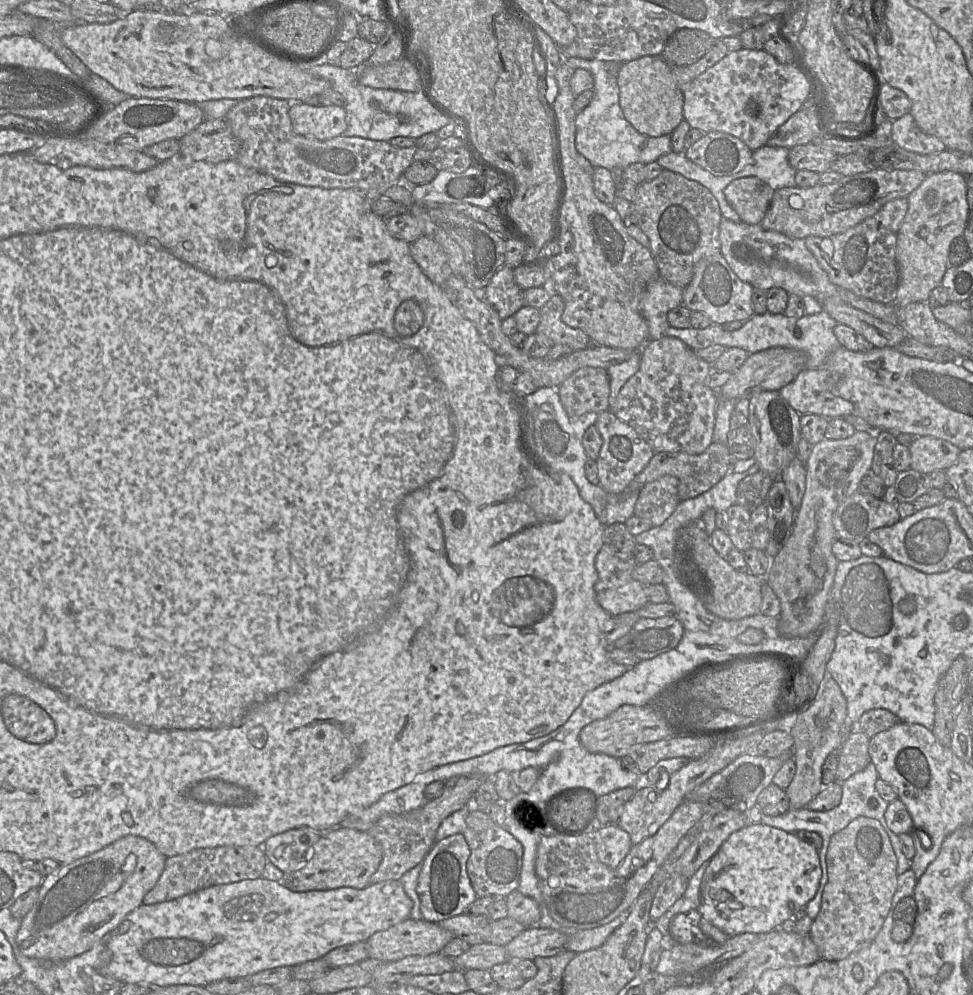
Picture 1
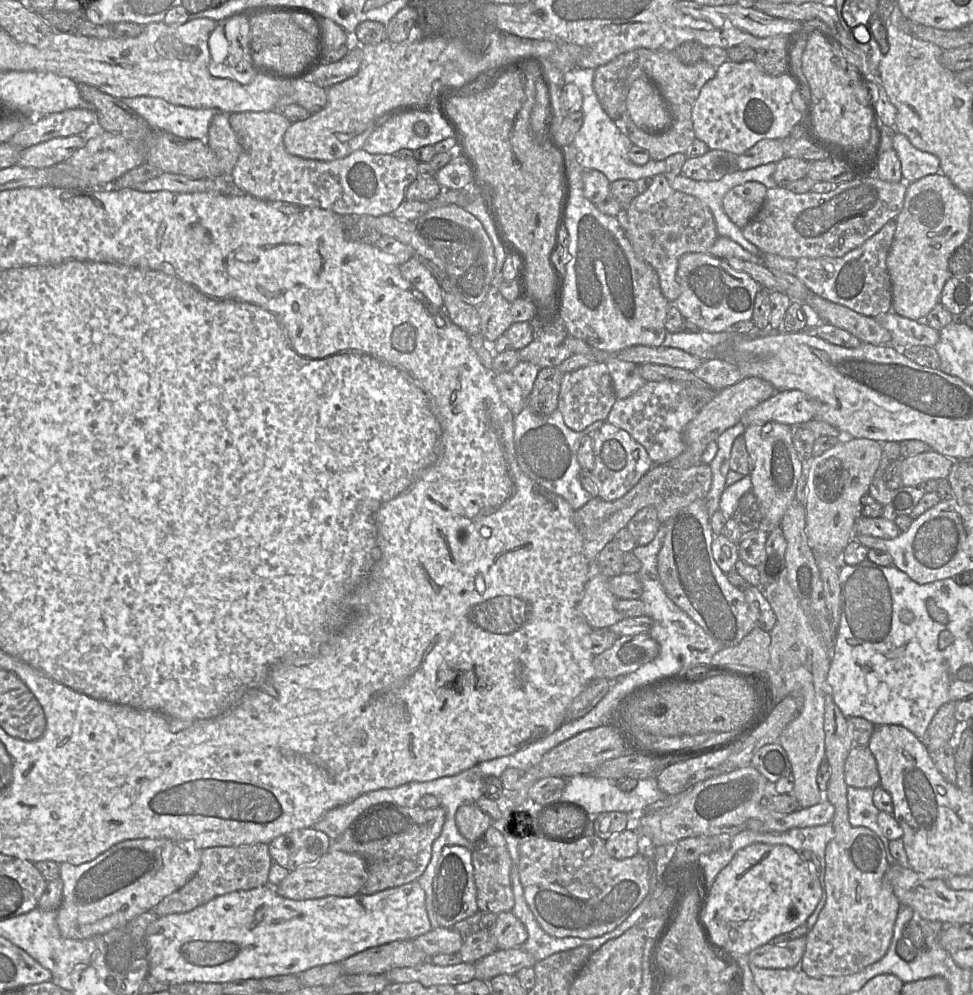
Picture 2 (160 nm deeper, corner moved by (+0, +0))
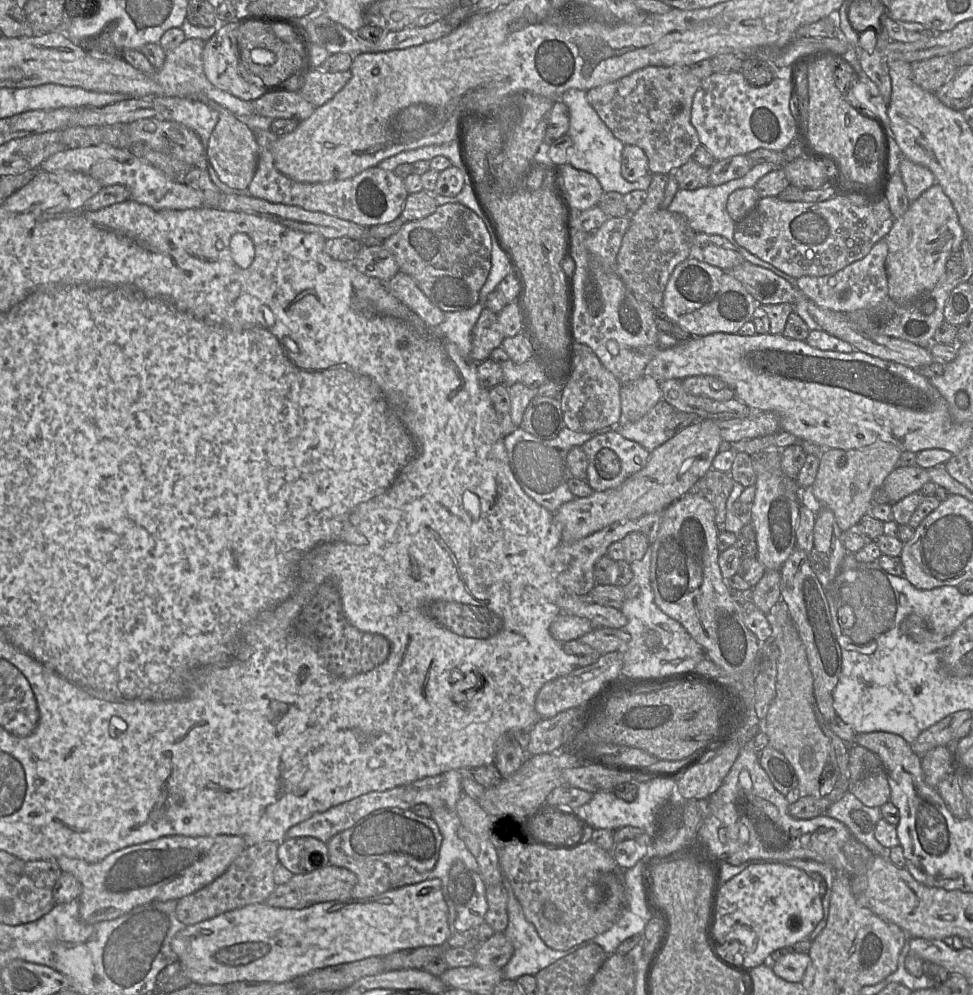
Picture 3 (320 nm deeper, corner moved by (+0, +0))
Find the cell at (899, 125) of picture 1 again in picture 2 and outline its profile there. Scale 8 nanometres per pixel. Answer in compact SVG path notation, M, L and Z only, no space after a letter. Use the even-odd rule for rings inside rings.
M899 132L893 137L893 149L900 160L902 180L908 184L940 172L940 160L936 155L917 149Z

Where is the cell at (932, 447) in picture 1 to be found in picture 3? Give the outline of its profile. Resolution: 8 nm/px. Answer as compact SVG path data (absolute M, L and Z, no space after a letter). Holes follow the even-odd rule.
M897 466L884 480L882 487L890 503L894 504L906 496L917 492L930 481L928 470L915 466Z

